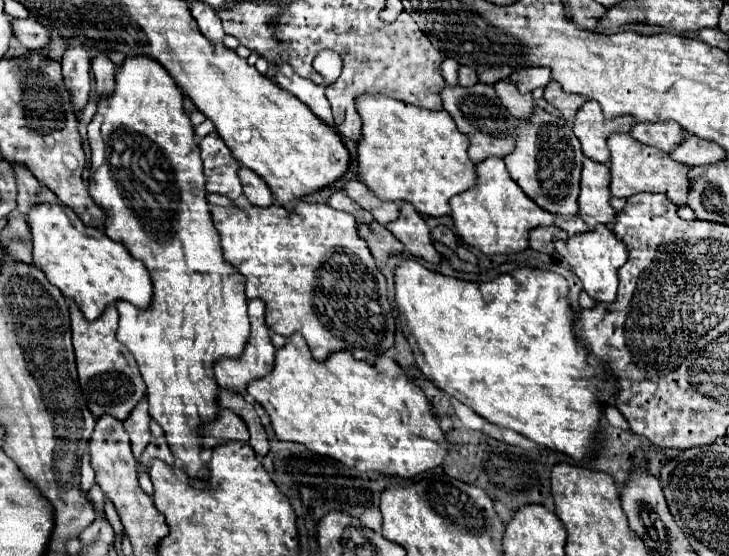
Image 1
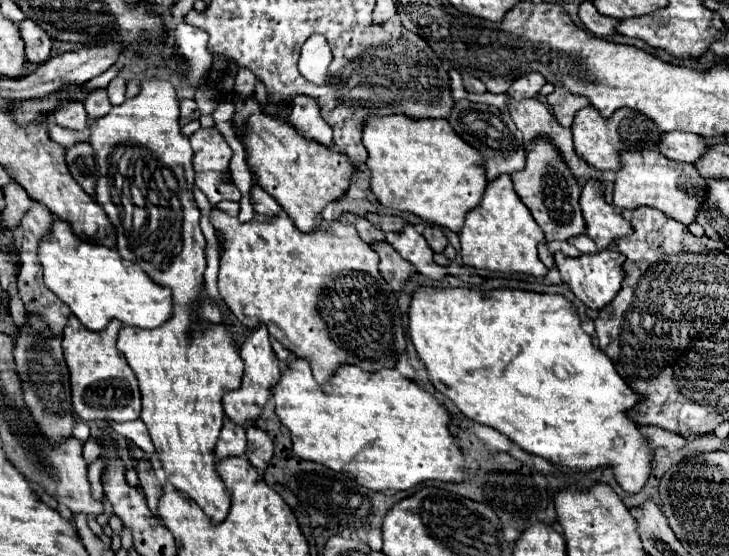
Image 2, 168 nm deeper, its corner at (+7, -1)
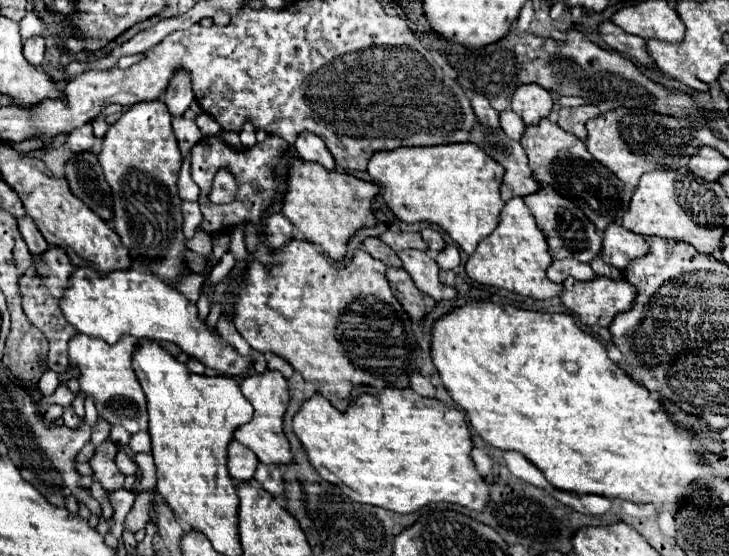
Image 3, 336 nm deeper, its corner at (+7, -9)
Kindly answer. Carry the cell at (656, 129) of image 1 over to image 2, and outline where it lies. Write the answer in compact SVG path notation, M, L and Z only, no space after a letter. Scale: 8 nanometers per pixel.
M667 132L659 144L659 152L663 156L687 164L695 164L707 150L707 140L689 132Z

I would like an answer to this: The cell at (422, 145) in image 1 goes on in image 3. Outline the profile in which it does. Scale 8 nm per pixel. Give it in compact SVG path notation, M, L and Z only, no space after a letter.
M471 142L441 144L441 146L411 146L411 148L401 146L397 150L375 152L369 160L367 172L373 178L373 182L383 184L383 200L401 222L437 224L469 256L473 254L477 240L481 240L481 236L487 236L487 232L491 232L497 226L497 216L503 208L503 200L499 196L503 170L495 160L485 156L485 152L481 152L481 148L477 148Z

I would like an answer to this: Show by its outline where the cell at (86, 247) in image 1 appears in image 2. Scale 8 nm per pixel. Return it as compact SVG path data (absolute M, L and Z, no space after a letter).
M55 218L51 234L39 246L39 260L45 272L45 286L93 332L103 330L111 320L119 320L125 326L157 328L173 316L169 288L157 286L137 264L123 260L117 250L81 242L63 220Z

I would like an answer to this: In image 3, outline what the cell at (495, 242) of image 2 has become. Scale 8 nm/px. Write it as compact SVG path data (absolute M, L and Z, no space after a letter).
M513 196L505 202L499 214L497 228L477 244L473 256L465 264L465 272L479 284L489 284L505 288L509 292L517 292L521 296L547 300L561 292L561 284L555 284L545 276L545 270L551 262L553 258L547 252L543 232L537 228L531 212L525 208L523 198Z

